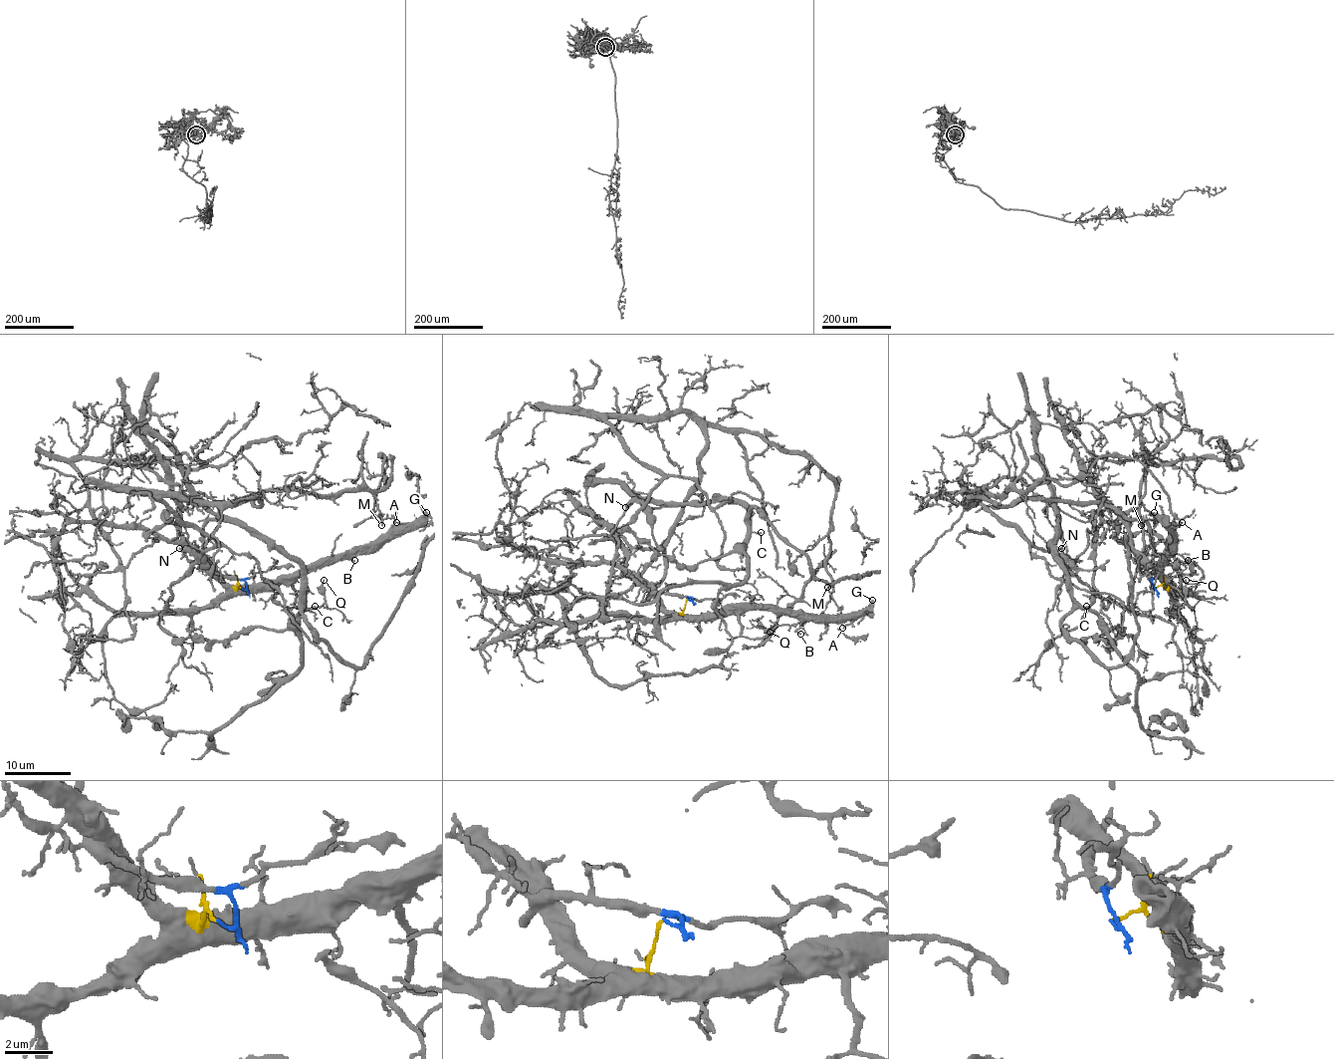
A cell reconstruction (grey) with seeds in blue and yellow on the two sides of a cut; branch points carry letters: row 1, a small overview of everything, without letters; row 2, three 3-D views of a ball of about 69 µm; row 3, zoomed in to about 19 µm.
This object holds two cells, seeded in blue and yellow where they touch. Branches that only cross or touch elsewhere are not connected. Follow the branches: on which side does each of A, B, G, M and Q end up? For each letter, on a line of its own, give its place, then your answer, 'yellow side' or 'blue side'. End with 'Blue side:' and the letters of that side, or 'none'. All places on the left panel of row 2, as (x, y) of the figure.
A: place (396, 522); yellow side
B: place (354, 560); yellow side
G: place (426, 512); yellow side
M: place (381, 525); yellow side
Q: place (324, 580); yellow side
Blue side: none

